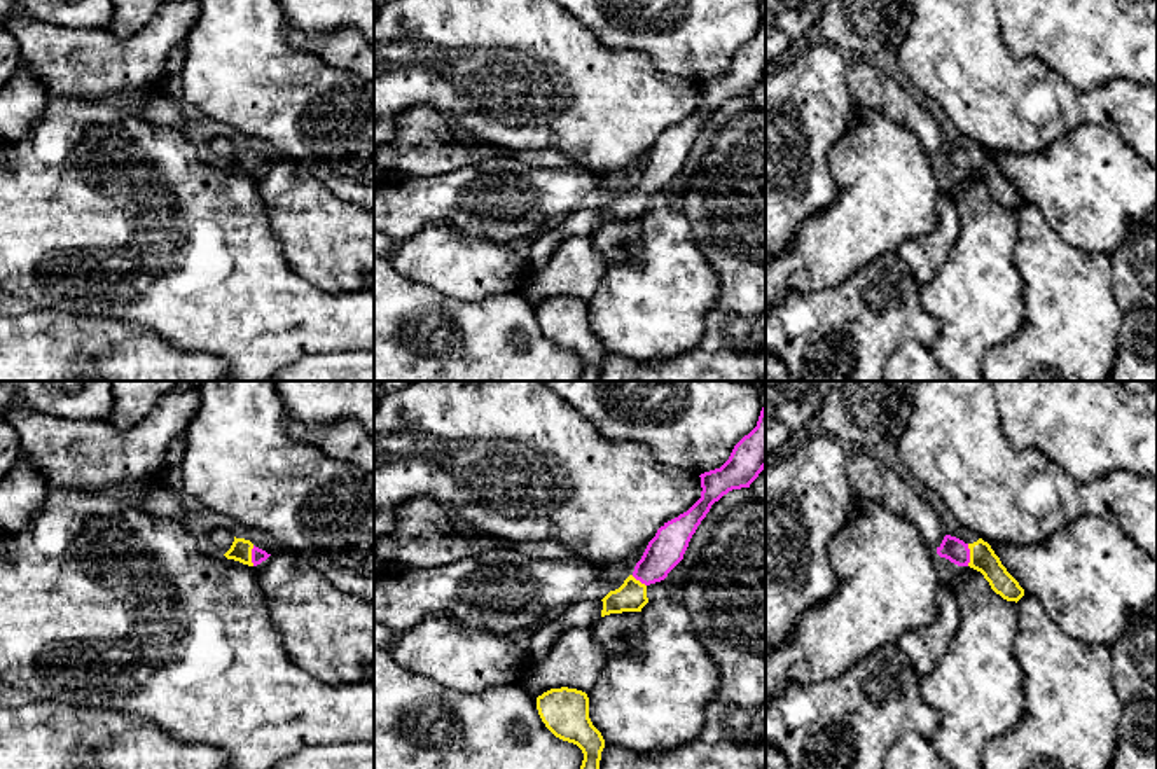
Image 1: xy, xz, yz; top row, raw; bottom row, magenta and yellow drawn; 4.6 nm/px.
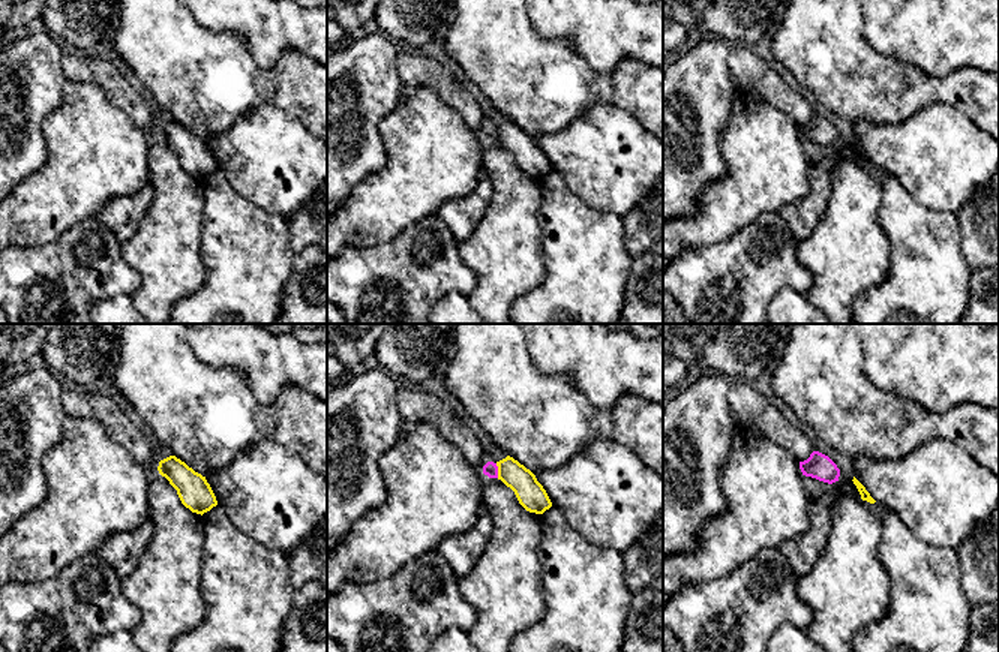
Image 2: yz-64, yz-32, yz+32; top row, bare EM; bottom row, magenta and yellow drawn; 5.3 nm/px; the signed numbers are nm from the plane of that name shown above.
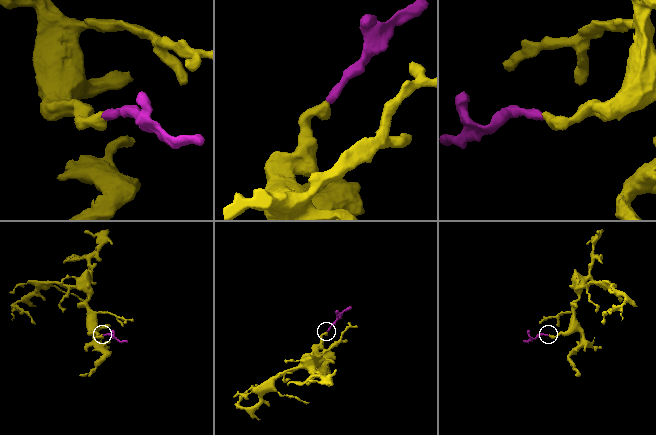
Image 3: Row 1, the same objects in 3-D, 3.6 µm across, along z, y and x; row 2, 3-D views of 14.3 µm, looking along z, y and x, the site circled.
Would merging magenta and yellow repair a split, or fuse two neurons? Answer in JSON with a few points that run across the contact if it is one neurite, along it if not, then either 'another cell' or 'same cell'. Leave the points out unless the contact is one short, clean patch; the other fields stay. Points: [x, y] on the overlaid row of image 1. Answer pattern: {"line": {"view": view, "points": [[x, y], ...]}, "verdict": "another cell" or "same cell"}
{"line": {"view": "yz", "points": [[956, 551], [969, 554], [983, 558]]}, "verdict": "same cell"}

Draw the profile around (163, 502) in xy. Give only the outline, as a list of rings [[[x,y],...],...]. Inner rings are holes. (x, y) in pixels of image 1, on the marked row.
[[[161,477],[152,484],[143,502],[143,510],[156,517],[184,523],[194,516],[196,505],[182,493],[175,493],[164,477]]]

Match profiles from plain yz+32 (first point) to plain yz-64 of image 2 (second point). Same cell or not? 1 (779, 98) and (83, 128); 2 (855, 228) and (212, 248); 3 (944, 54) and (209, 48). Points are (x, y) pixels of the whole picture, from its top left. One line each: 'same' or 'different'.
1: different
2: different
3: different

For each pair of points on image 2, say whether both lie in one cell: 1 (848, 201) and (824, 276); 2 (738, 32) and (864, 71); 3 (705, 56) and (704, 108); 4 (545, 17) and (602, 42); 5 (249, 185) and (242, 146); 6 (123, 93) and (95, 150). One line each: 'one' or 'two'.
1: one
2: two
3: one
4: one
5: one
6: two

